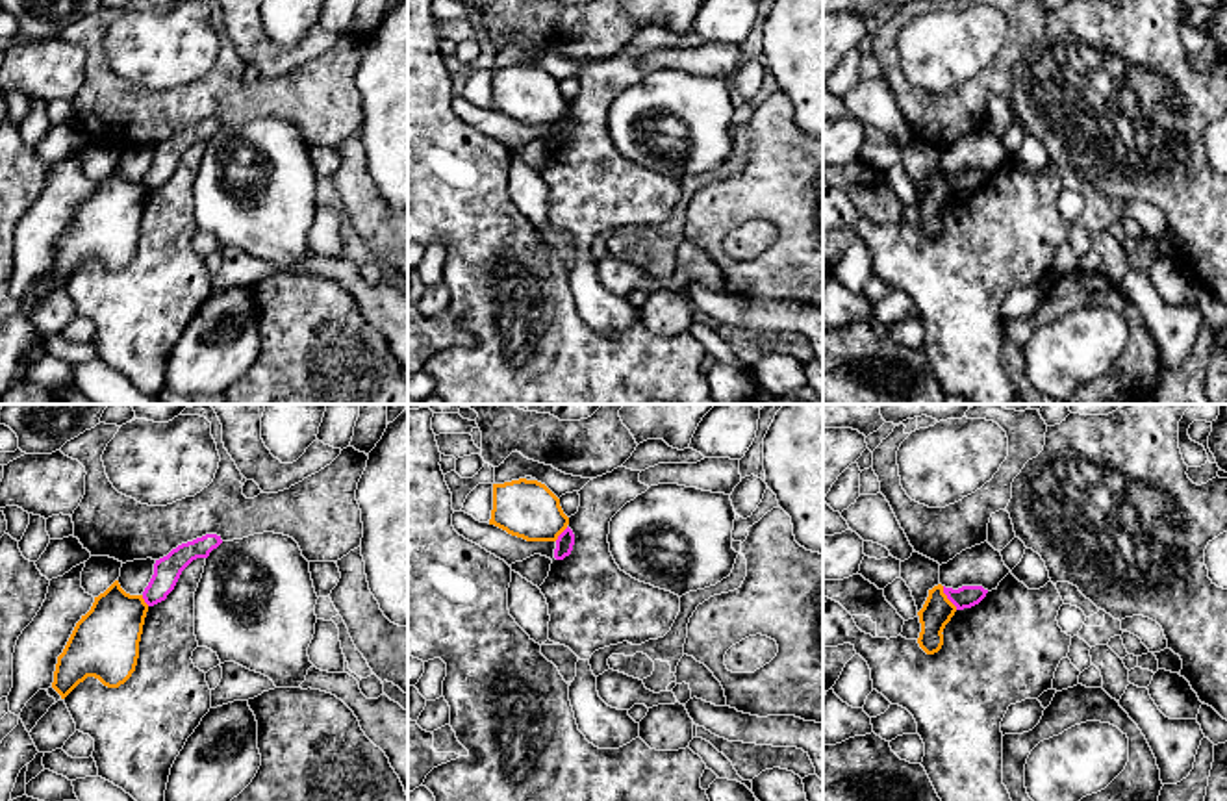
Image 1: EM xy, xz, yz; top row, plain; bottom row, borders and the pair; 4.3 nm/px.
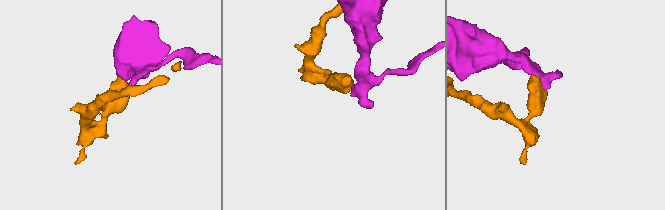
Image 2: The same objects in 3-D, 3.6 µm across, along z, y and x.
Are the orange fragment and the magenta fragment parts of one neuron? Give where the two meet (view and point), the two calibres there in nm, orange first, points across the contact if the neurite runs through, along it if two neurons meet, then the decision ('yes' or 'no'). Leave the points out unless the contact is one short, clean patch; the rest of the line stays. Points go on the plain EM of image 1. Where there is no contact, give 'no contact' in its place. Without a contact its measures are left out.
contact yz (946, 182); calibres 140 and 100 nm; border yz (942, 171), (942, 177), (957, 193); no

